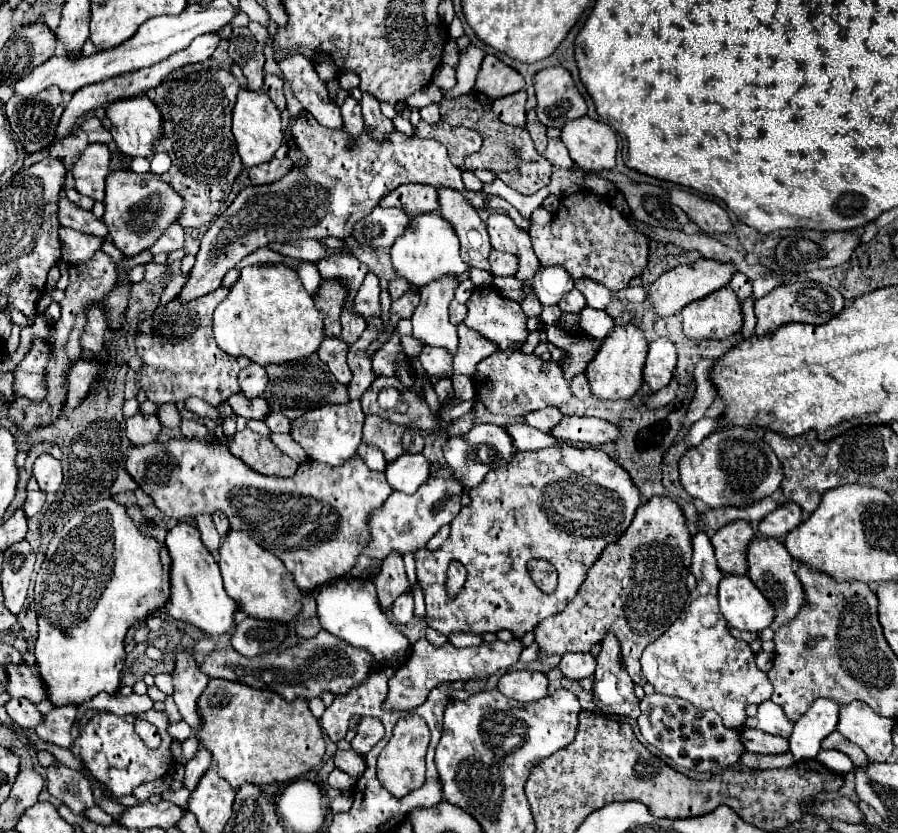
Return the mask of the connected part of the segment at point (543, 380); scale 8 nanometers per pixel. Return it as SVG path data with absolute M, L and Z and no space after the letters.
M497 350L481 366L477 366L477 394L487 410L505 416L525 416L533 410L547 406L563 406L571 394L571 380L565 378L565 370L555 360L543 360L535 354L525 354L519 350Z

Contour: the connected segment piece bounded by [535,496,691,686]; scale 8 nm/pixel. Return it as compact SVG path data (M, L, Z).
M653 496L637 508L625 534L615 544L609 544L589 568L577 598L561 614L537 624L535 642L539 644L539 654L591 652L611 632L621 644L625 670L635 684L643 686L647 680L641 674L641 652L679 618L689 596L685 586L689 572L691 534L683 510L667 496Z

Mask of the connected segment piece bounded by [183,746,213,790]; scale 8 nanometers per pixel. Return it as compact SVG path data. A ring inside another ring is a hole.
M199 746L197 754L185 764L185 782L183 786L187 786L189 790L193 790L201 778L201 774L205 774L205 770L211 766L211 754L205 746Z

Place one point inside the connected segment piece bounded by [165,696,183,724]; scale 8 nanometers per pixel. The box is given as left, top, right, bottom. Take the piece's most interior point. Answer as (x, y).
(171, 710)

